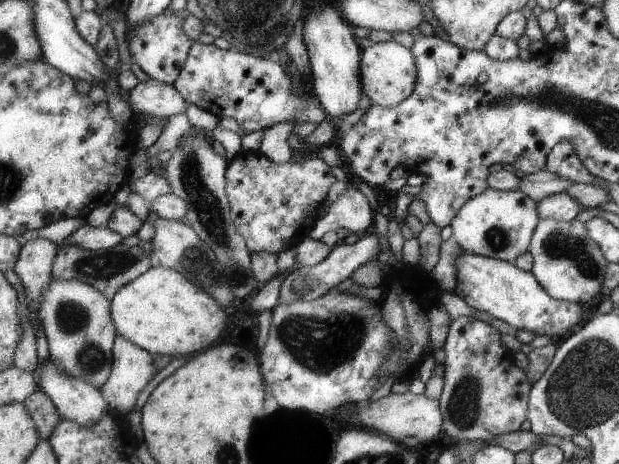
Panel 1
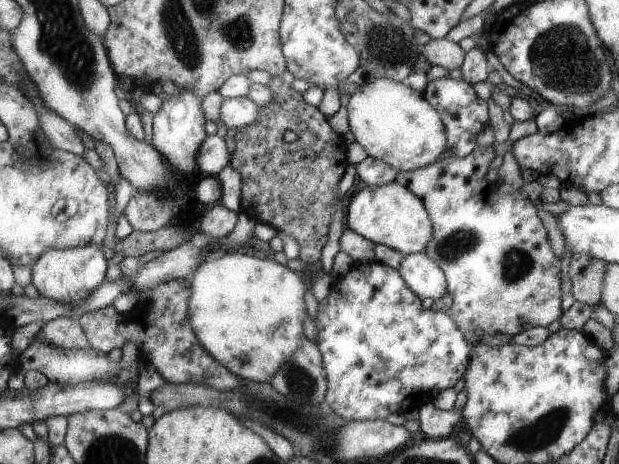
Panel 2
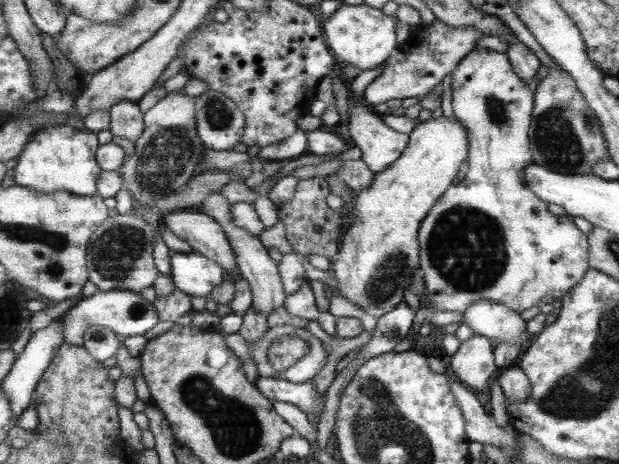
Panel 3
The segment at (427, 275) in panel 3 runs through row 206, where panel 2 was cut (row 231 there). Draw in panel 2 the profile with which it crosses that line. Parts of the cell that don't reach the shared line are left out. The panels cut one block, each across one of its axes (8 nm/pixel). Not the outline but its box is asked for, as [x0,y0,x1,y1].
[396,147,562,346]

